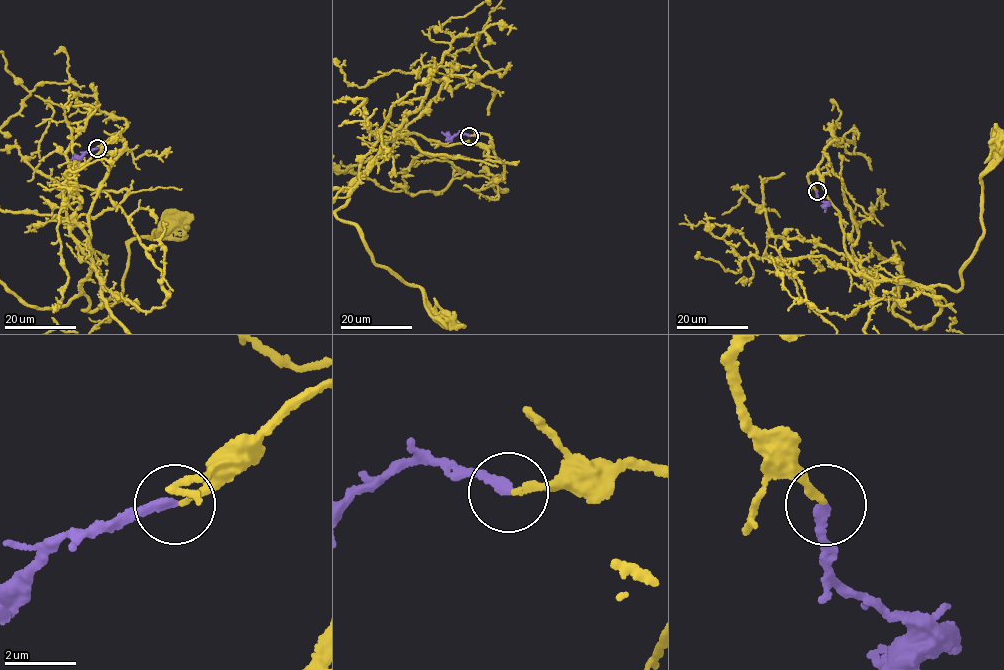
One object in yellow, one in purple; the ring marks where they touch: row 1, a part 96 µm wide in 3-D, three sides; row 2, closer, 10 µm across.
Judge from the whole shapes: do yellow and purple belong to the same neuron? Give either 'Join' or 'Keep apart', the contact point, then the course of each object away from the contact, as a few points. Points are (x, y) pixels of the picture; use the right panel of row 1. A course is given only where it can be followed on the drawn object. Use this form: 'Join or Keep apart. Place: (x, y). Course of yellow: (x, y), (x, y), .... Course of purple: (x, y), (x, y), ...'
Join. Place: (817, 191). Course of yellow: (816, 191), (807, 179), (817, 170), (857, 270), (956, 291), (983, 232), (980, 180), (999, 138). Course of purple: (816, 191), (817, 198), (826, 204), (824, 212)

